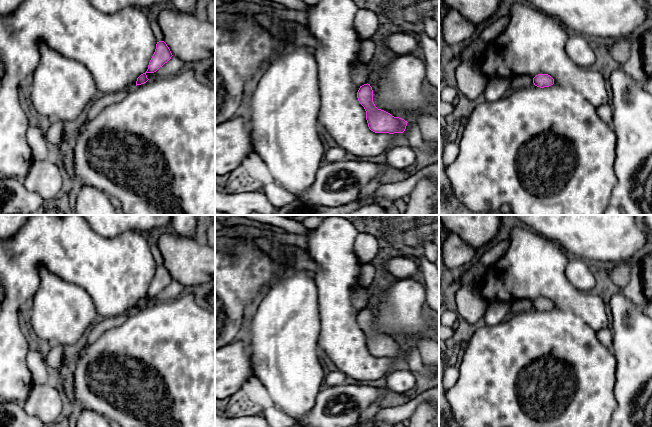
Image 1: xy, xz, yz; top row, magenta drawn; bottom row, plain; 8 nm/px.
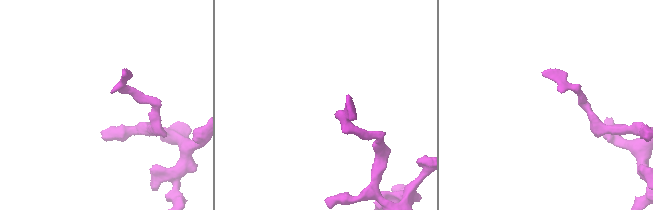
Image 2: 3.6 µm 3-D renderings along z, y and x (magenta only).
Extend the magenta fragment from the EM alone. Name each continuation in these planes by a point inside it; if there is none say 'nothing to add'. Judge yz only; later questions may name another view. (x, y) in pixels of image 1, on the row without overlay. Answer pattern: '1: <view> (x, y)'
nothing to add

